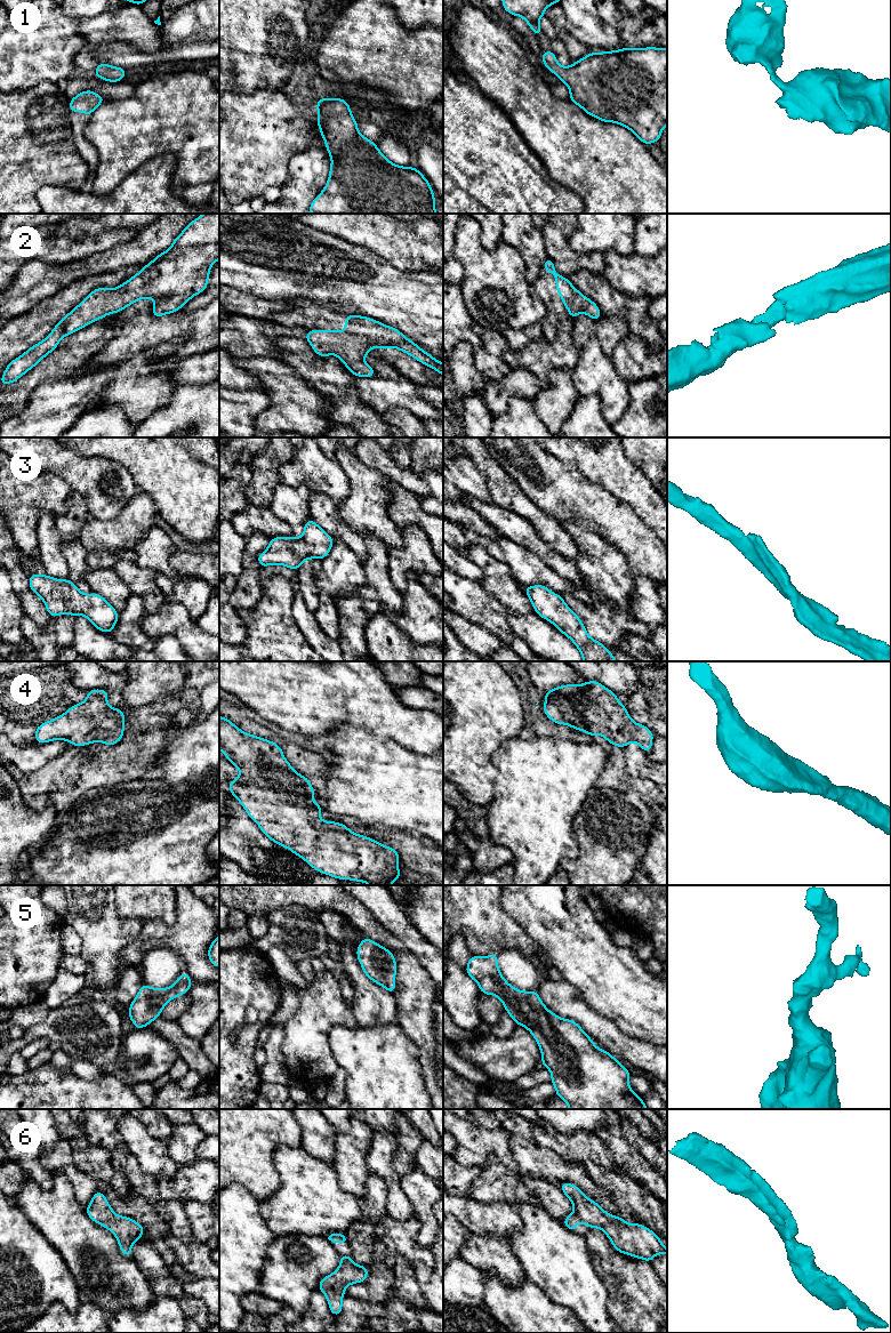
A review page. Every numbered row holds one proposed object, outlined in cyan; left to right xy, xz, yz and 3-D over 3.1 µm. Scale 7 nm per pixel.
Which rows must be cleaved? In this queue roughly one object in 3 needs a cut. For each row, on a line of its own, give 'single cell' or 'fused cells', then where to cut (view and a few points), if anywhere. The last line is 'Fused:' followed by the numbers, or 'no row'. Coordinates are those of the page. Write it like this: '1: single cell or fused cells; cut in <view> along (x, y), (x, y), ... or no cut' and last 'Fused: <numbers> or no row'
1: single cell; no cut
2: single cell; no cut
3: single cell; no cut
4: single cell; no cut
5: single cell; no cut
6: single cell; no cut
Fused: no row

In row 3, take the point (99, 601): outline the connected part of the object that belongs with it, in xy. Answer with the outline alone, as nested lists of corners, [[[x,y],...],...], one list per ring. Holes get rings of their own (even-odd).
[[[48,575],[29,576],[30,589],[38,594],[50,617],[63,613],[86,616],[98,631],[110,634],[118,623],[118,611],[99,594],[83,594],[69,578],[59,580]]]

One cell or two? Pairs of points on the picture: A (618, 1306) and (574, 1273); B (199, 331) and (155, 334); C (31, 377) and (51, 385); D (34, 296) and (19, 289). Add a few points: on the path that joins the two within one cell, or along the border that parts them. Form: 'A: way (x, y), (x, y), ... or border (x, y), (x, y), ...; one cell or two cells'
A: border (596, 1274), (608, 1293), (607, 1310), (615, 1321); two cells
B: way (189, 327), (166, 328); one cell
C: border (53, 371), (40, 380), (25, 403); two cells
D: way (31, 292), (27, 289), (23, 289); one cell

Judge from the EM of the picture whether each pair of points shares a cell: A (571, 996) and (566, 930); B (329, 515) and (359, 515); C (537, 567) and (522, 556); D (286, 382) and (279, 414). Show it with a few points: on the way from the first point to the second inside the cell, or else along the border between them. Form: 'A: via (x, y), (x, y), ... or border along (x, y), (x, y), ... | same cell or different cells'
A: border along (562, 978), (579, 992), (587, 1004) | different cells
B: border along (335, 503), (340, 518), (359, 533) | different cells
C: via (534, 567), (526, 560) | same cell
D: via (286, 390), (286, 406) | same cell

